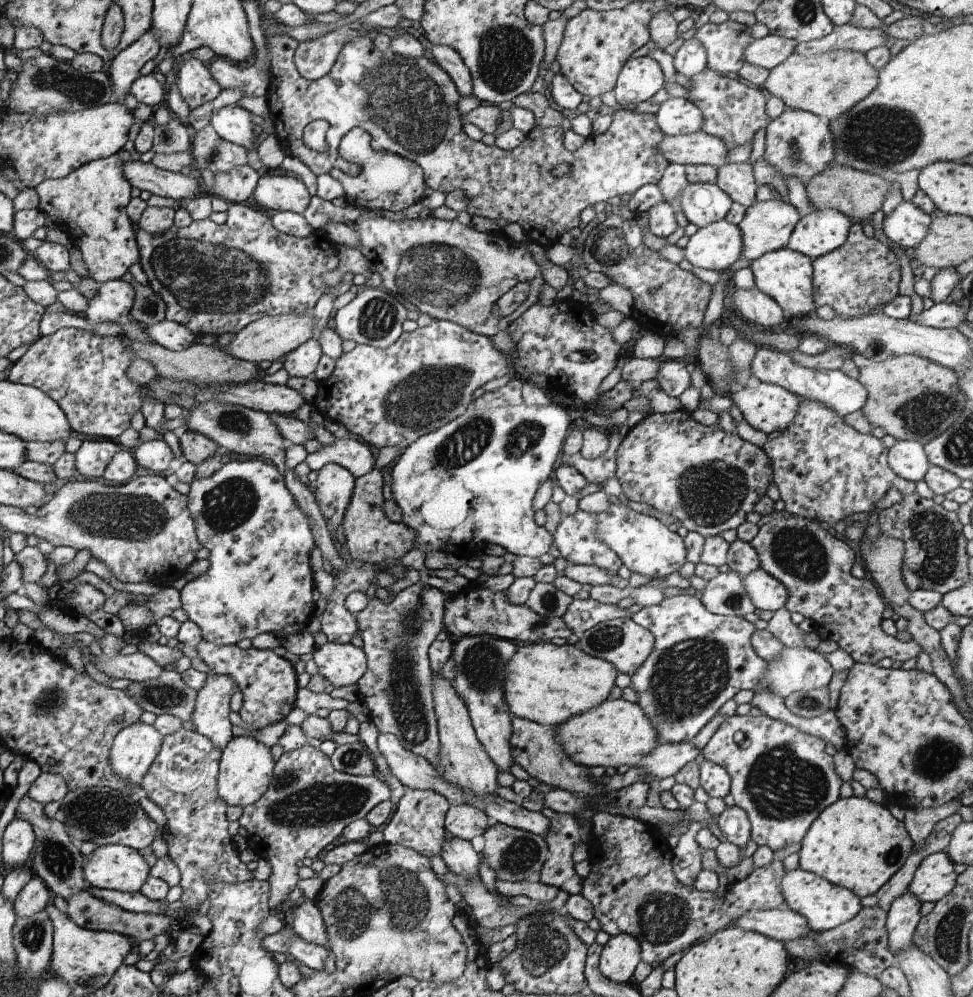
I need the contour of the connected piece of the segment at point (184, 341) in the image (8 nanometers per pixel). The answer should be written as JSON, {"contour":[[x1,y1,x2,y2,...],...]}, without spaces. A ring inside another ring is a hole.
{"contour":[[166,319,149,327,142,326,142,330,148,334,154,343,158,343,171,351,183,351,196,343,195,334,190,332,186,326]]}

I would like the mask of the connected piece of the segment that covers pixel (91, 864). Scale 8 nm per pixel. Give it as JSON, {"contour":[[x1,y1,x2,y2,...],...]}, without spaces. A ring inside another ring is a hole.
{"contour":[[126,845,98,847,84,858,83,871,96,888,140,893,152,868,137,849]]}

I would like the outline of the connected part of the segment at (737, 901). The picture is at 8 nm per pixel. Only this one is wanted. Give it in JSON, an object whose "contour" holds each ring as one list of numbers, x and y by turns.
{"contour":[[596,811,591,818,592,840,589,842,588,860,591,869,583,879,581,895,592,903,595,917,601,930,616,936,618,933,631,934,641,946,641,960,645,963,662,965,673,954,684,952,698,940,708,938,715,932,733,924,738,917,750,911,767,911,785,907,782,894,782,877,786,874,782,861,773,860,763,867,756,867,746,878,729,884,723,897,716,898,716,892,701,891,694,886,682,884,674,874,672,866,673,849,668,845,659,827,634,817,611,815,608,811]]}

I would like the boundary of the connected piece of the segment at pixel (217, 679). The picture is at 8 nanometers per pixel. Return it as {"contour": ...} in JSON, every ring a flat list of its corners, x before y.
{"contour":[[208,673,199,690,194,716,195,730,208,737,215,748,223,751,233,739,230,714,230,698,238,690,237,682,230,675]]}

